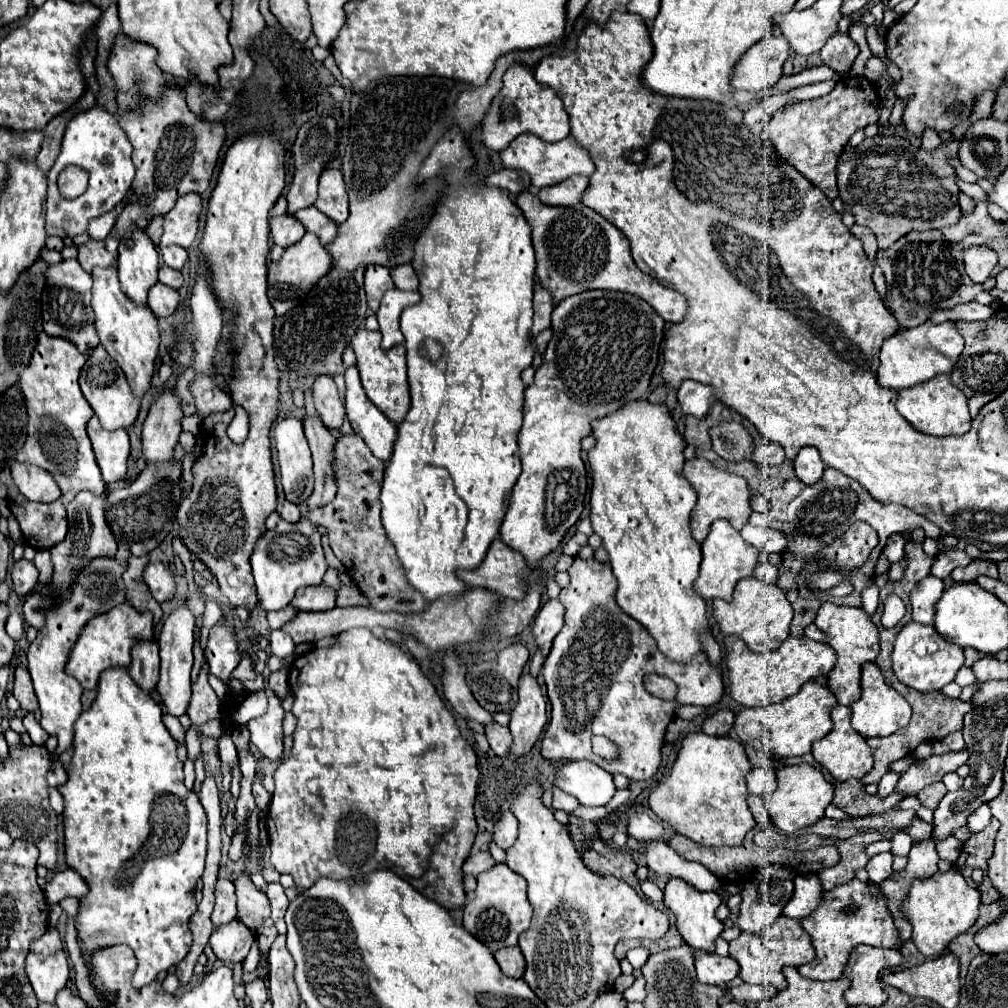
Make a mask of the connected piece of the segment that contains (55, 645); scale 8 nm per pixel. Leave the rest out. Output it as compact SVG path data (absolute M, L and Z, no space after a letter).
M97 558L93 560L75 580L75 586L71 590L71 598L69 600L61 600L55 608L55 612L47 614L47 624L45 628L39 630L37 638L31 642L29 652L27 652L27 660L29 660L29 672L33 678L33 686L35 686L35 694L39 698L39 706L41 706L41 728L47 730L47 734L57 736L59 746L57 752L63 754L67 748L71 748L73 744L73 722L79 718L81 714L81 684L65 674L65 662L67 656L81 632L81 628L85 626L85 622L97 614L103 614L111 608L115 608L117 604L123 602L123 580L121 580L123 568L115 562L115 558Z

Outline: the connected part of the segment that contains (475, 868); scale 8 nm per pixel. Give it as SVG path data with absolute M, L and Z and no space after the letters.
M477 852L477 854L471 854L465 864L463 864L463 874L465 876L479 876L481 872L489 870L495 866L495 860L489 852Z

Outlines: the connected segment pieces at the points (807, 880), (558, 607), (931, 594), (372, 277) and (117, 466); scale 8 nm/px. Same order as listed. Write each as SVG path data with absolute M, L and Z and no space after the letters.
M799 874L795 878L795 892L793 898L785 904L783 914L791 918L805 918L809 916L823 900L823 888L817 874Z
M559 598L547 600L543 604L543 608L539 610L539 614L535 616L535 620L533 620L533 636L535 636L537 644L539 644L539 648L543 650L543 654L549 654L553 638L563 628L563 624L565 624L563 616L565 616L565 608L563 608Z
M927 576L919 582L919 588L911 594L913 606L913 620L919 624L933 624L935 622L935 604L939 596L945 592L945 582L935 576Z
M367 266L367 270L365 270L365 292L367 292L369 308L373 312L377 312L379 302L389 288L395 288L395 284L391 280L391 272L385 266Z
M93 416L87 424L87 432L93 444L93 452L97 464L101 468L103 480L107 484L123 480L127 472L127 458L129 458L129 436L125 430L105 430L97 416Z

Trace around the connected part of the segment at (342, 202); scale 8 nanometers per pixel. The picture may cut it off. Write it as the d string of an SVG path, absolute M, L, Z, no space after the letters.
M325 168L319 180L319 198L315 200L315 208L319 208L325 216L335 220L337 224L345 222L349 216L349 200L347 188L343 182L343 174L337 168Z

